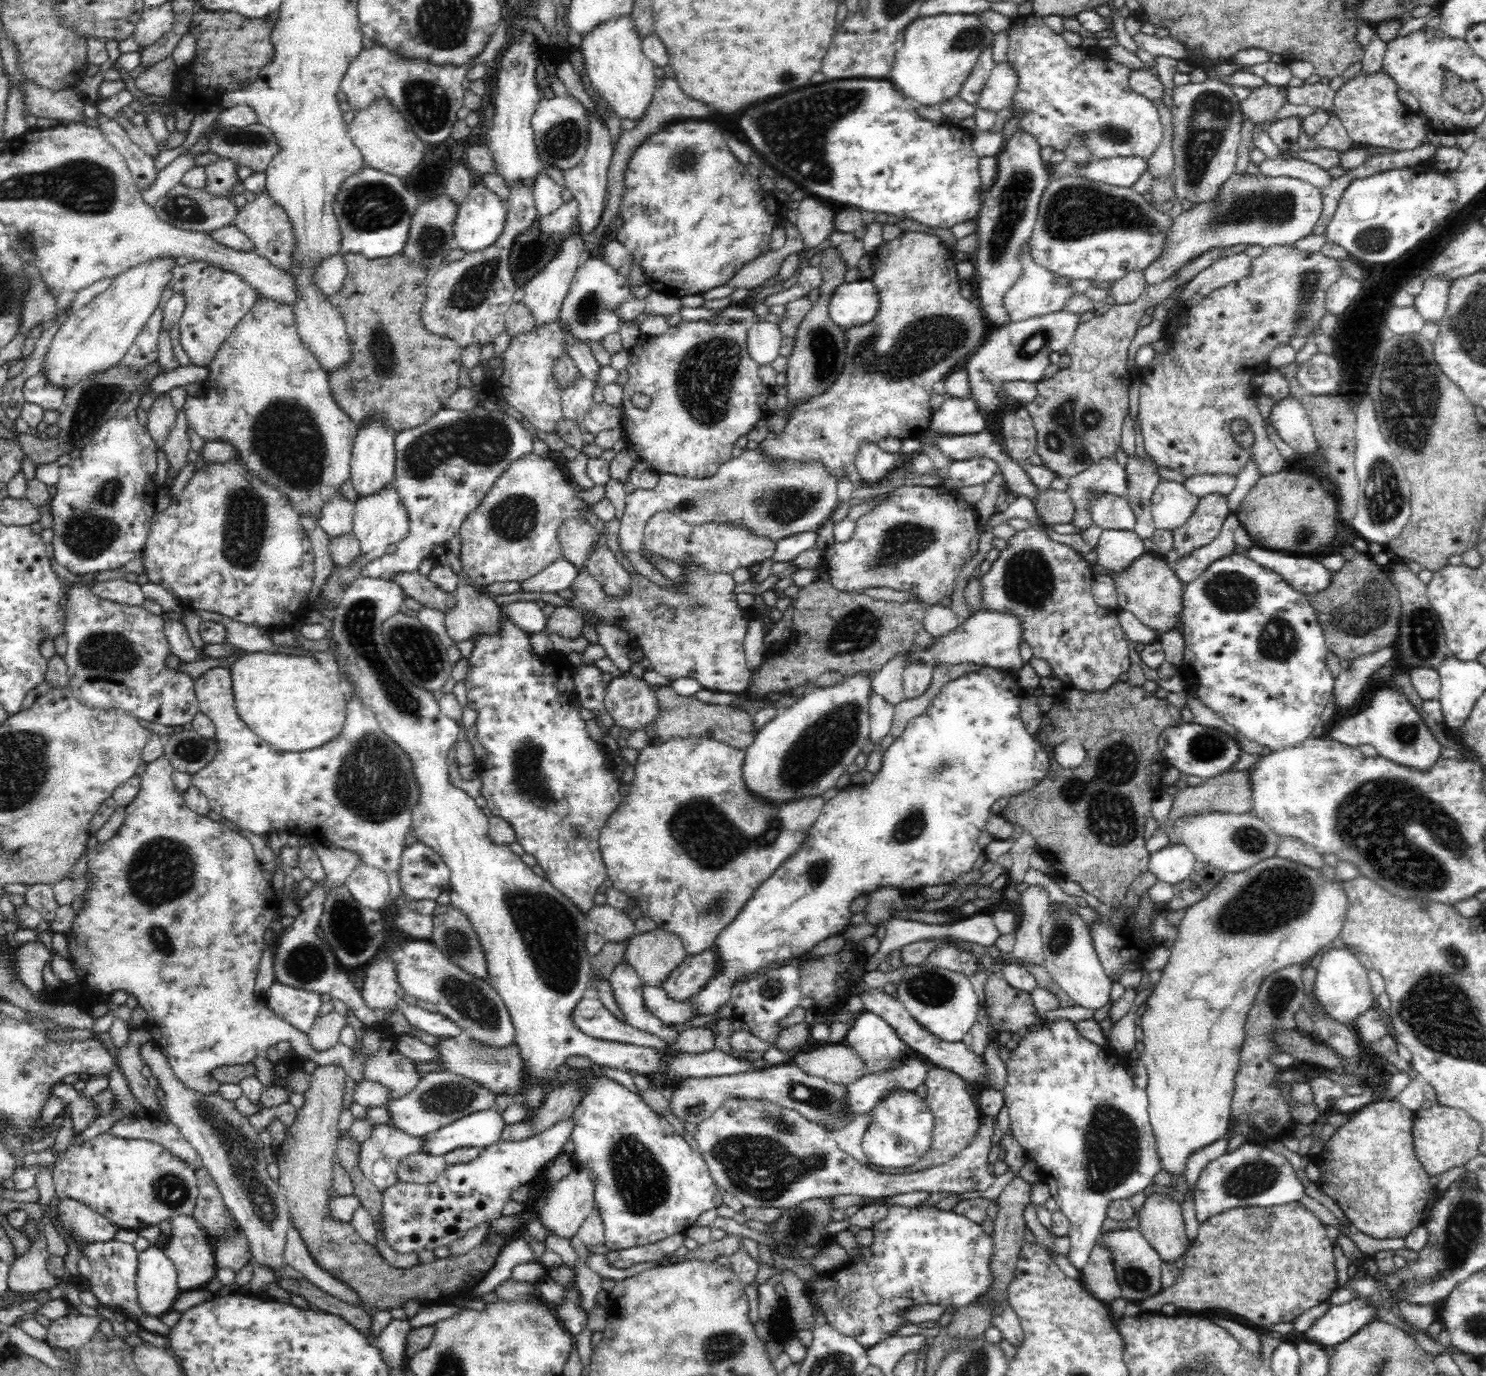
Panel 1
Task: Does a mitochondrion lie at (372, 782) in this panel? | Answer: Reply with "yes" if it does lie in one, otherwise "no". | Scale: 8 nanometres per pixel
yes

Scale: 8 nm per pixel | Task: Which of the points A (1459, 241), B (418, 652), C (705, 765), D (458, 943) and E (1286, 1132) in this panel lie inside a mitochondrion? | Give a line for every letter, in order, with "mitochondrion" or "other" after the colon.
A: mitochondrion
B: mitochondrion
C: other
D: mitochondrion
E: other

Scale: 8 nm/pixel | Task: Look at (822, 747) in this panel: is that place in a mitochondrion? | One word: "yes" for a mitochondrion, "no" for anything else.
yes

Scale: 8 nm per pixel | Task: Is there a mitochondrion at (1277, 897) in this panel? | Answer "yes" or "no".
yes

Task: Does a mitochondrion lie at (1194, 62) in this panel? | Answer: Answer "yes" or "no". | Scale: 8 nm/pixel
no

